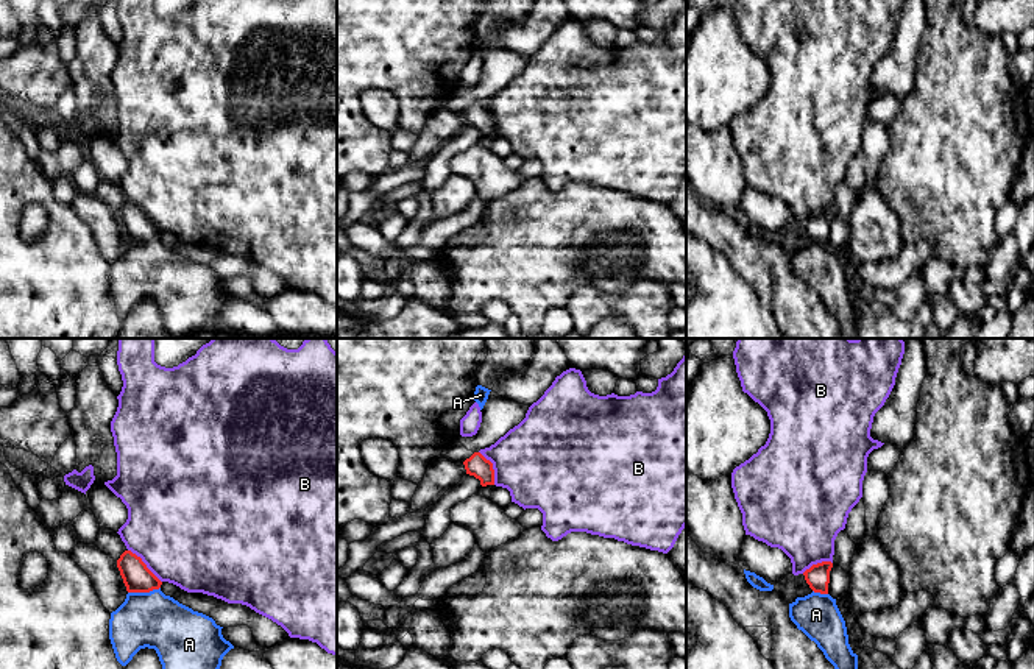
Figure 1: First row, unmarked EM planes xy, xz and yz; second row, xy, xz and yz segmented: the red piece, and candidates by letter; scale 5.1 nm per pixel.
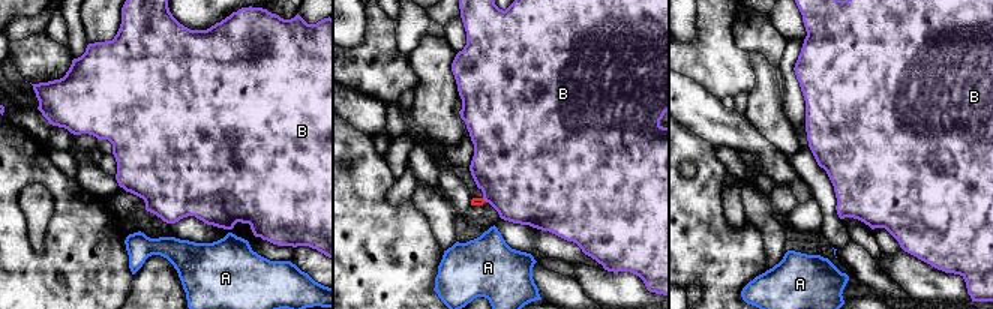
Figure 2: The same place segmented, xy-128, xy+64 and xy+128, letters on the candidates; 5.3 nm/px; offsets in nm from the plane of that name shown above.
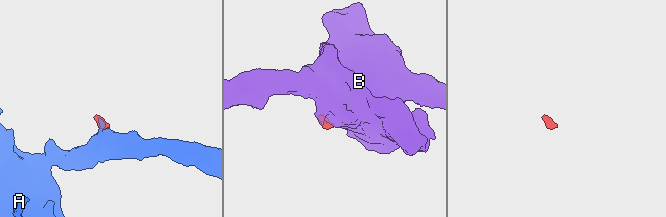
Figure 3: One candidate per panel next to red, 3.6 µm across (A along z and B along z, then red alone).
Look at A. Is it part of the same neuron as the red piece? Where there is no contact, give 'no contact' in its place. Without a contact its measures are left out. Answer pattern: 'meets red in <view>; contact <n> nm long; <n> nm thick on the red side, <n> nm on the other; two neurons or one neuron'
meets red in xy; contact 170 nm long; 150 nm thick on the red side, 280 nm on the other; one neuron

